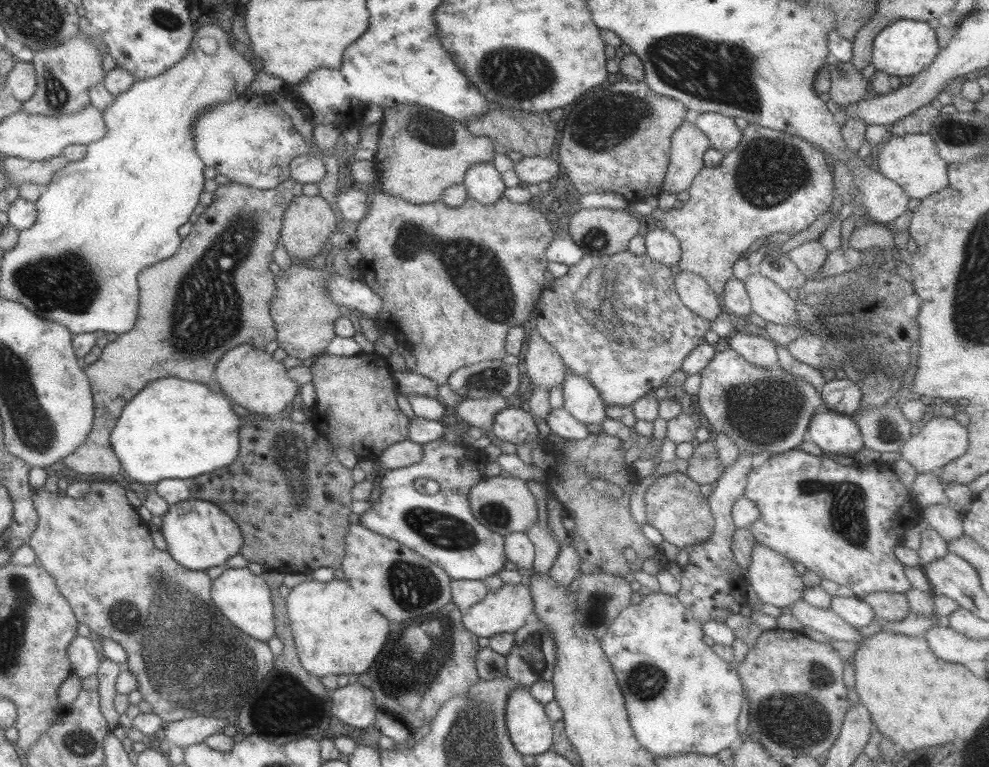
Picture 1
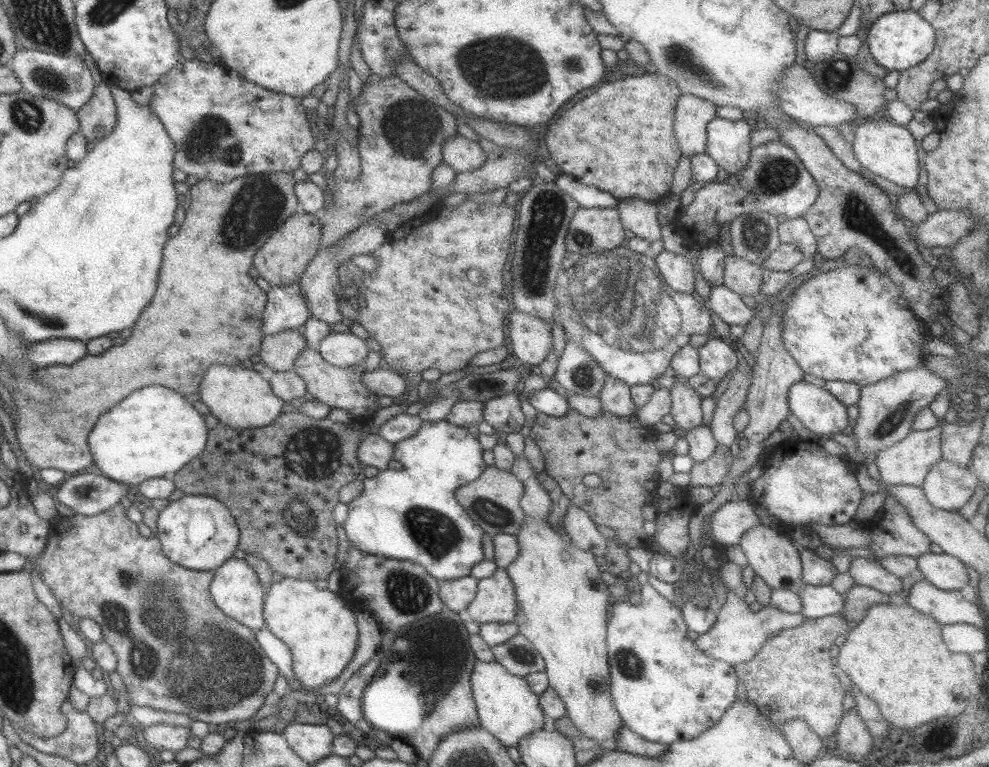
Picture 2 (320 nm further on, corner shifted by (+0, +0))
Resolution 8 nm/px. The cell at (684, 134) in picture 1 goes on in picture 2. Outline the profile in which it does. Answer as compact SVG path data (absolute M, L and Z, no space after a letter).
M682 93L675 106L675 137L684 156L706 153L707 126L717 116L717 106L702 97Z

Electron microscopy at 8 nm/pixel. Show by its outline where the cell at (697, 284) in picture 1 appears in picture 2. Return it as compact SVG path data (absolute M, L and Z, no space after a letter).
M662 250L656 258L661 278L670 289L692 294L695 290L695 268L684 255Z

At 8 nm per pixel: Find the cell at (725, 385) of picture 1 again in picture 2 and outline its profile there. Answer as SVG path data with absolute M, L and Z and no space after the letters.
M710 337L704 346L698 348L698 352L701 372L717 384L738 366L737 352L726 340Z

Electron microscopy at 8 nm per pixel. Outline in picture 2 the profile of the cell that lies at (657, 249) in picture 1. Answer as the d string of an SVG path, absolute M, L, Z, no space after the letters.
M641 198L619 199L616 206L623 227L651 243L661 238L658 221L659 204Z

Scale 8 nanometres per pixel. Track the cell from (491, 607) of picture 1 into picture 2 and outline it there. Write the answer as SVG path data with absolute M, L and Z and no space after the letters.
M498 567L492 576L481 578L476 596L466 609L471 620L480 624L513 622L517 613L517 600L507 570Z

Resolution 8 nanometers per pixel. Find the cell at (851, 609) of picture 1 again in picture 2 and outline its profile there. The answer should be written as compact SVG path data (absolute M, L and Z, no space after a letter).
M805 584L798 595L802 603L801 613L808 619L839 614L844 608L845 594L838 593L831 585Z

